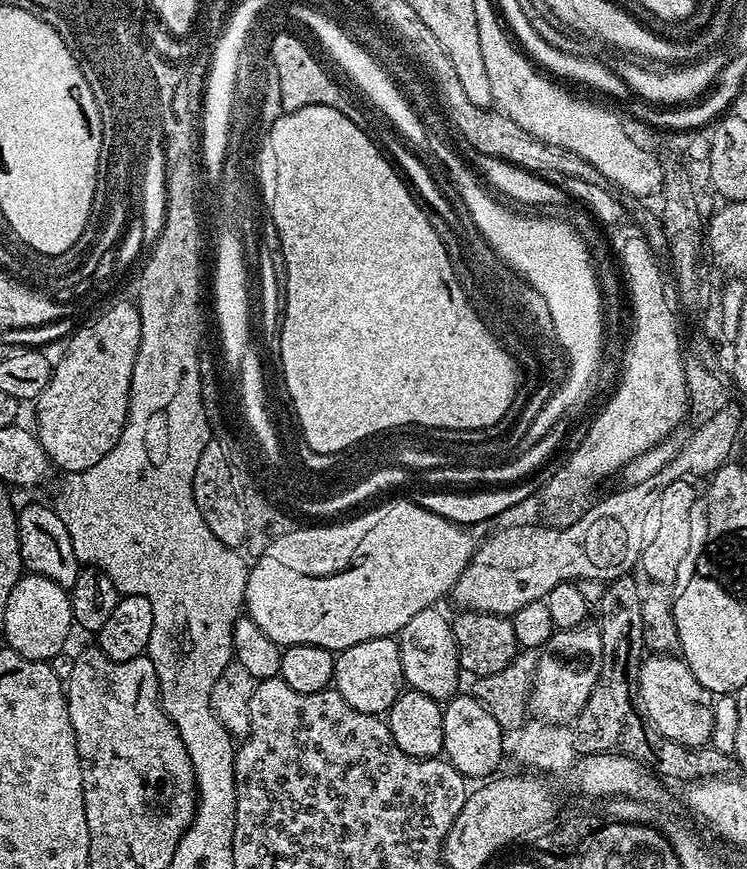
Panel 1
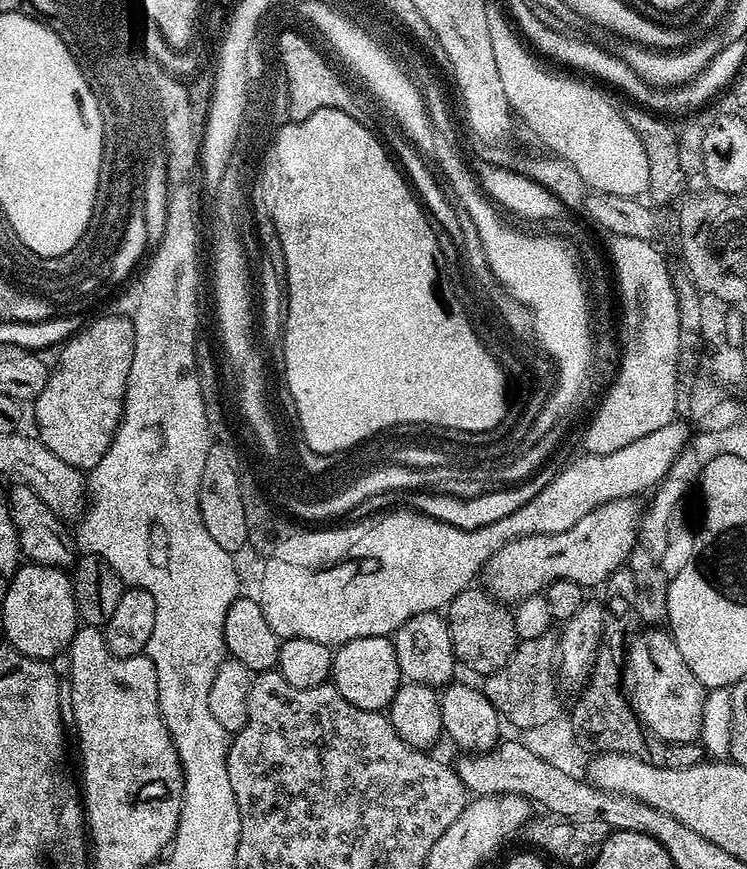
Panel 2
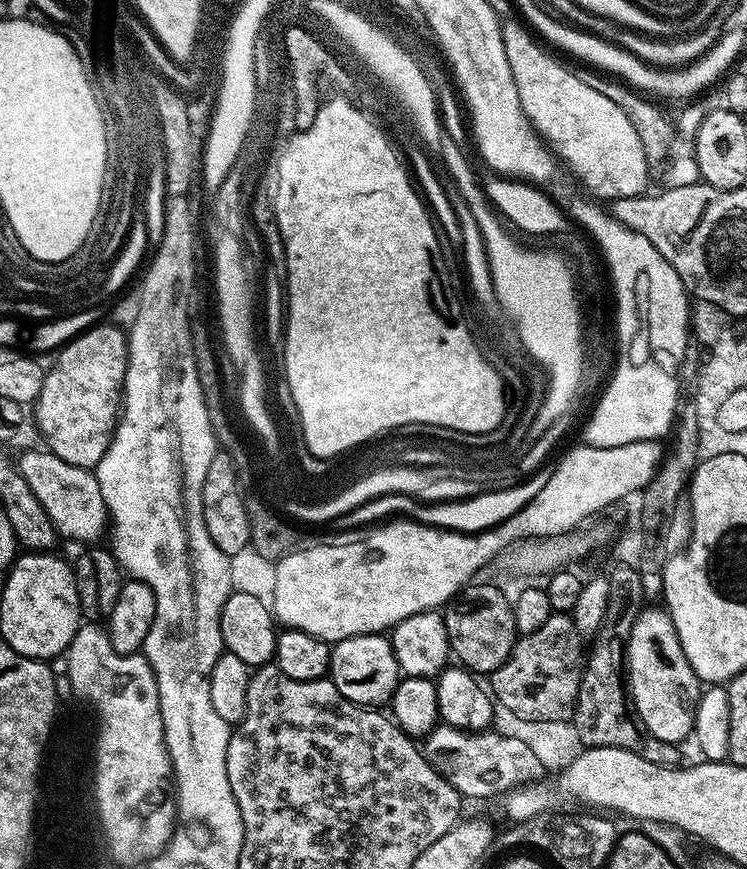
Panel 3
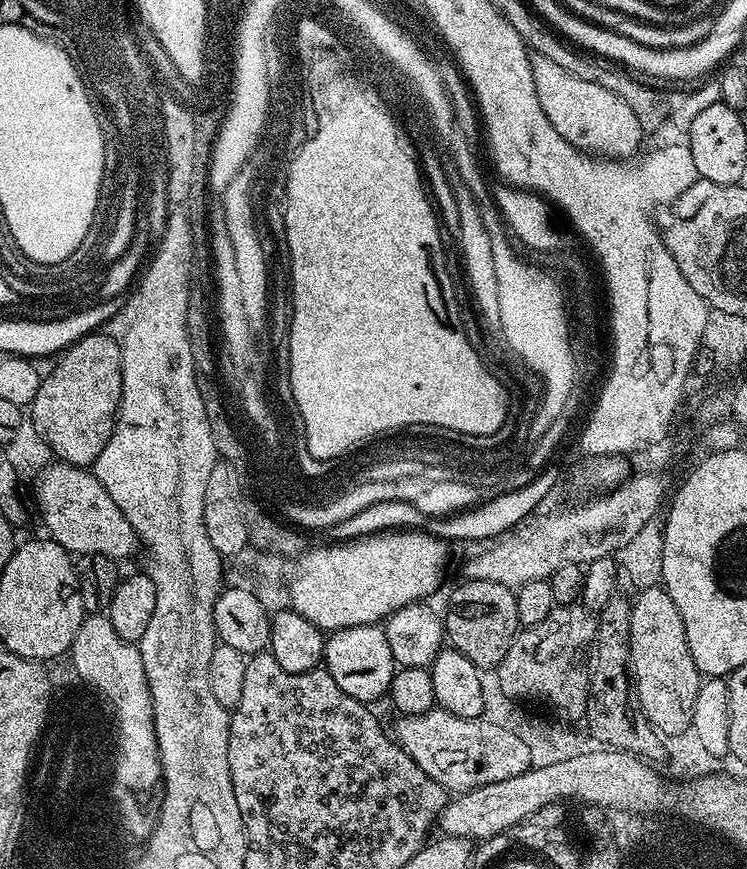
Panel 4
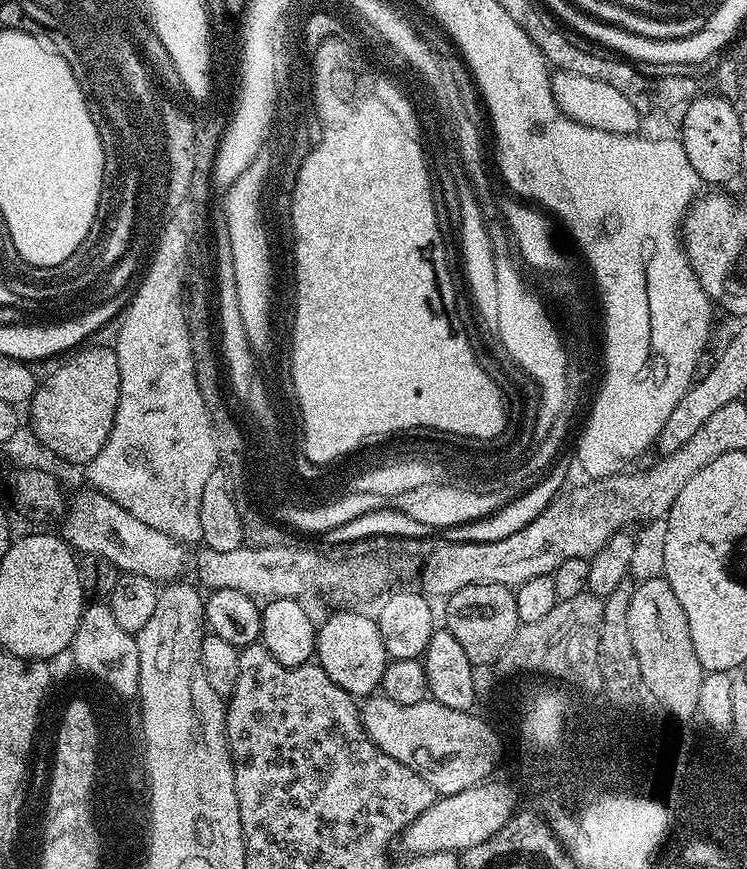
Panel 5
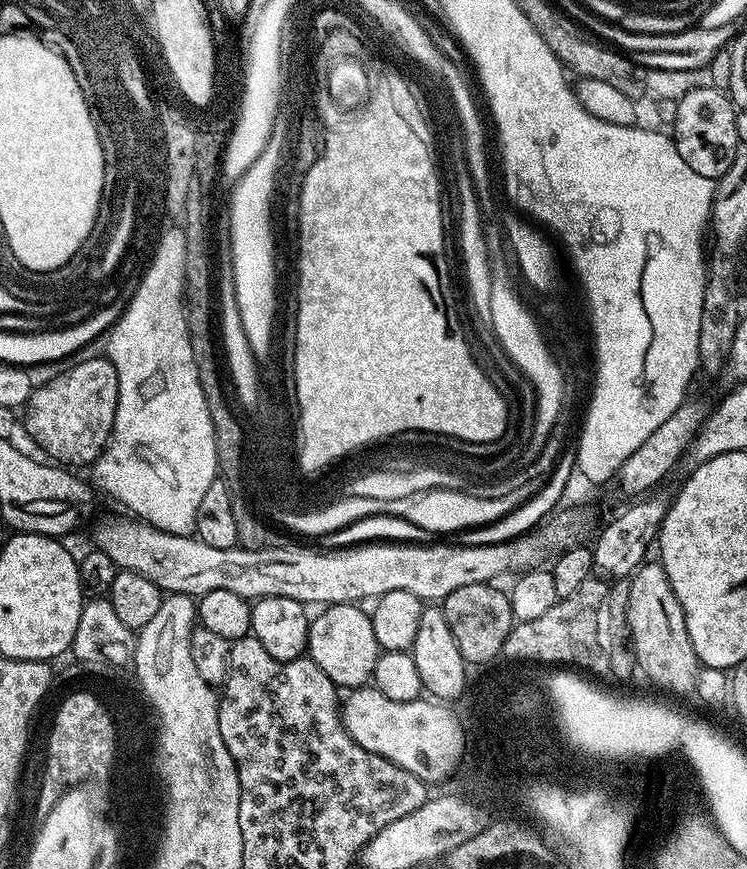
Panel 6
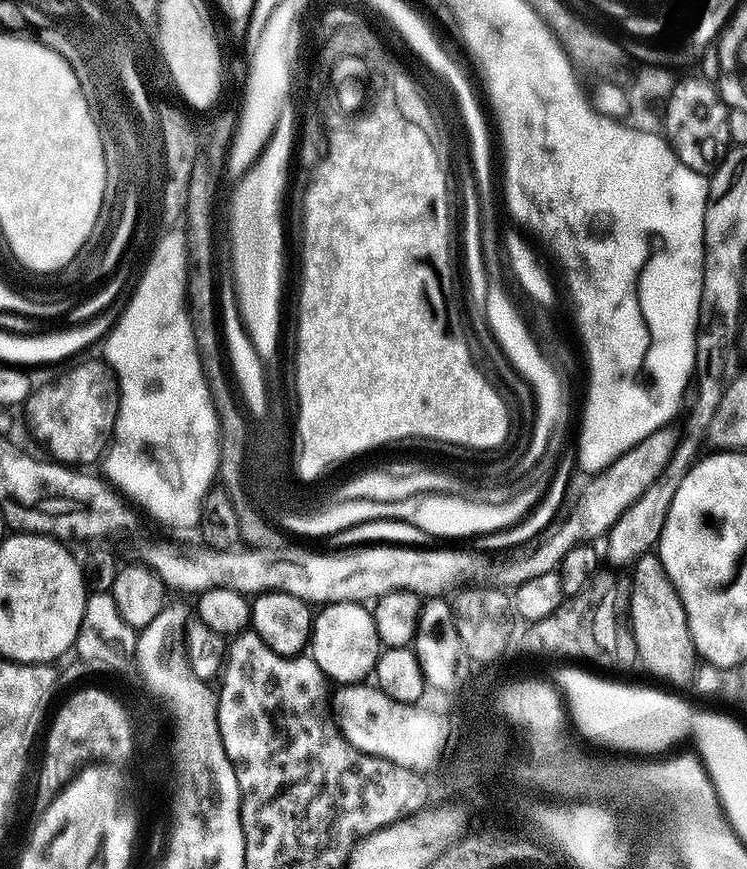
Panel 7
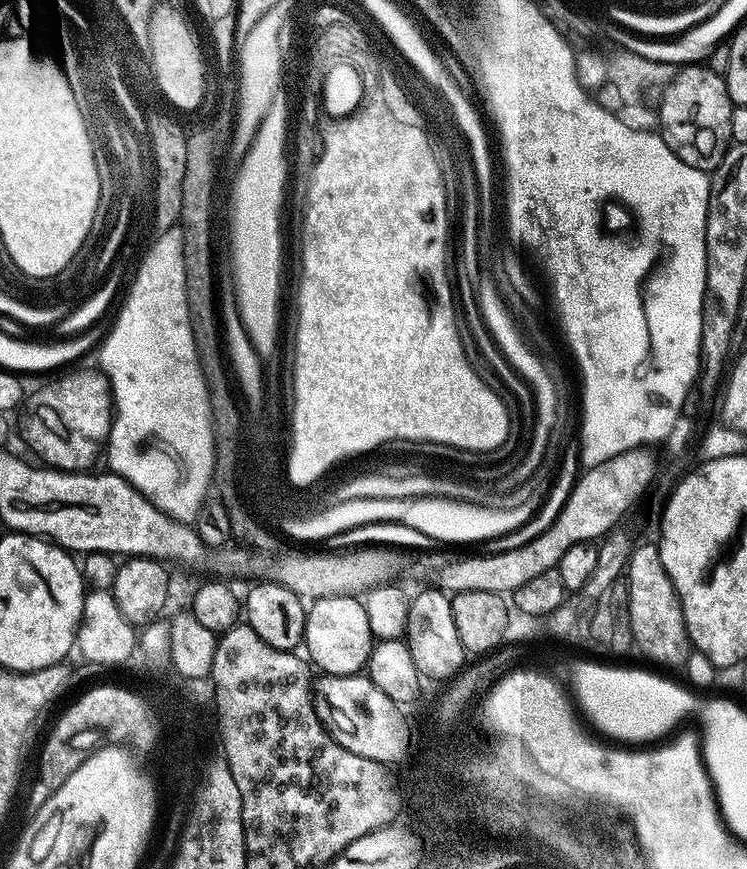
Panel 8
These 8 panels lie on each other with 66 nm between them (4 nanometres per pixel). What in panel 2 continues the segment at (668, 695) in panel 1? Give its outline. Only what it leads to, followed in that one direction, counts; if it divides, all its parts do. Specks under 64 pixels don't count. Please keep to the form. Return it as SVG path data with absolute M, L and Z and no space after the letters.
M656 626L649 627L648 632L641 631L639 635L633 639L627 653L626 653L626 672L630 677L632 675L632 692L630 688L630 699L632 702L632 707L636 709L636 712L640 716L640 720L644 723L644 727L648 729L649 732L655 734L659 740L666 740L669 744L692 744L693 741L699 737L700 727L702 726L703 718L703 704L706 695L706 689L704 685L698 682L698 678L694 678L694 674L690 670L690 666L686 666L686 658L682 658L682 654L678 651L678 646L672 641L671 635L667 631L661 630Z

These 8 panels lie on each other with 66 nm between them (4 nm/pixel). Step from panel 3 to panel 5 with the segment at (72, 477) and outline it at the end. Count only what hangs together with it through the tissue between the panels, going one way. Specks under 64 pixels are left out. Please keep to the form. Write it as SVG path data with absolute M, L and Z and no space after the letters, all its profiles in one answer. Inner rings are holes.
M95 490L80 492L69 499L66 504L66 515L63 517L63 539L68 541L69 548L86 556L101 556L110 558L117 573L142 574L157 582L176 582L188 568L189 549L154 530L134 518L130 510L122 510L118 502L114 502L106 494ZM164 580L164 581L163 581Z

